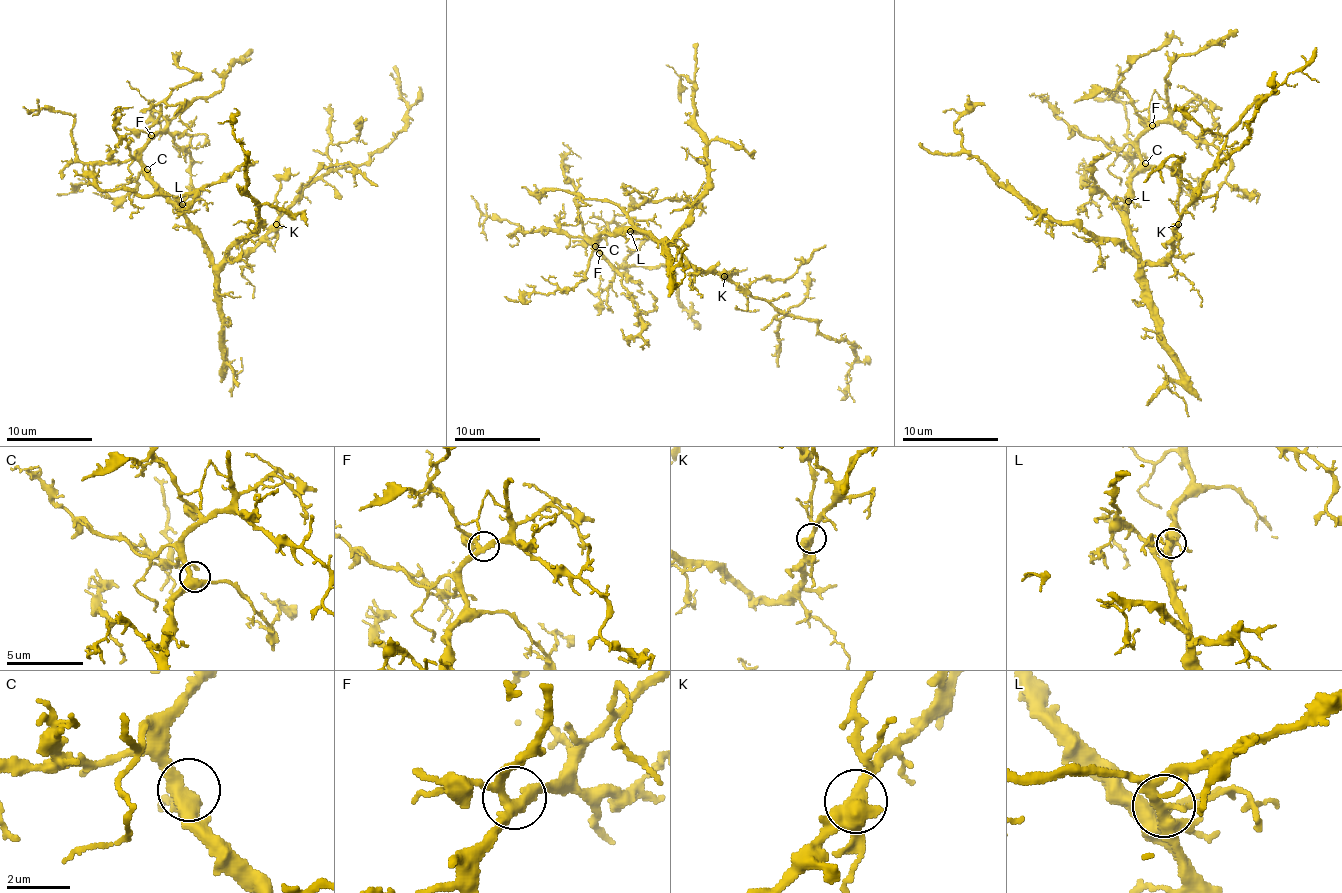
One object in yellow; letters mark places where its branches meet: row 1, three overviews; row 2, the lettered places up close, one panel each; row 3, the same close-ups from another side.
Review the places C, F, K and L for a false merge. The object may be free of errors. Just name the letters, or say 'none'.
none

